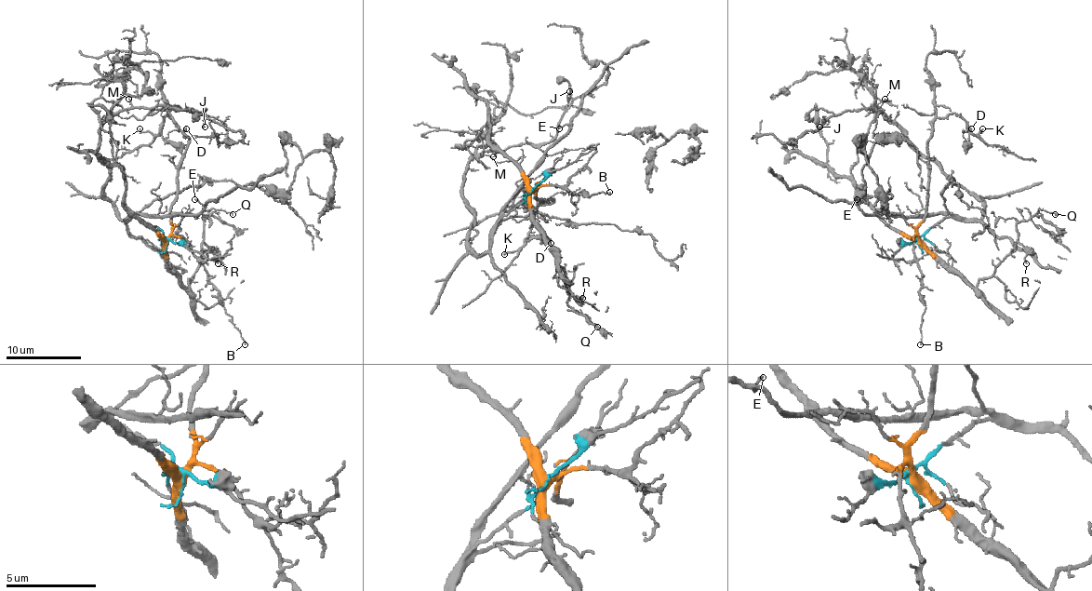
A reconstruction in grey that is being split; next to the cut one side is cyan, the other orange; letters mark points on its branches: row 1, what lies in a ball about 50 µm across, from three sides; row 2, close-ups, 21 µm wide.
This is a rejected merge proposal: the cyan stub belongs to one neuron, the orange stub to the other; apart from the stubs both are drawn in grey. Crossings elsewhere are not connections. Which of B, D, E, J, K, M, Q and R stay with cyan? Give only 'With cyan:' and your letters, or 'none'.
With cyan: E, J, M

